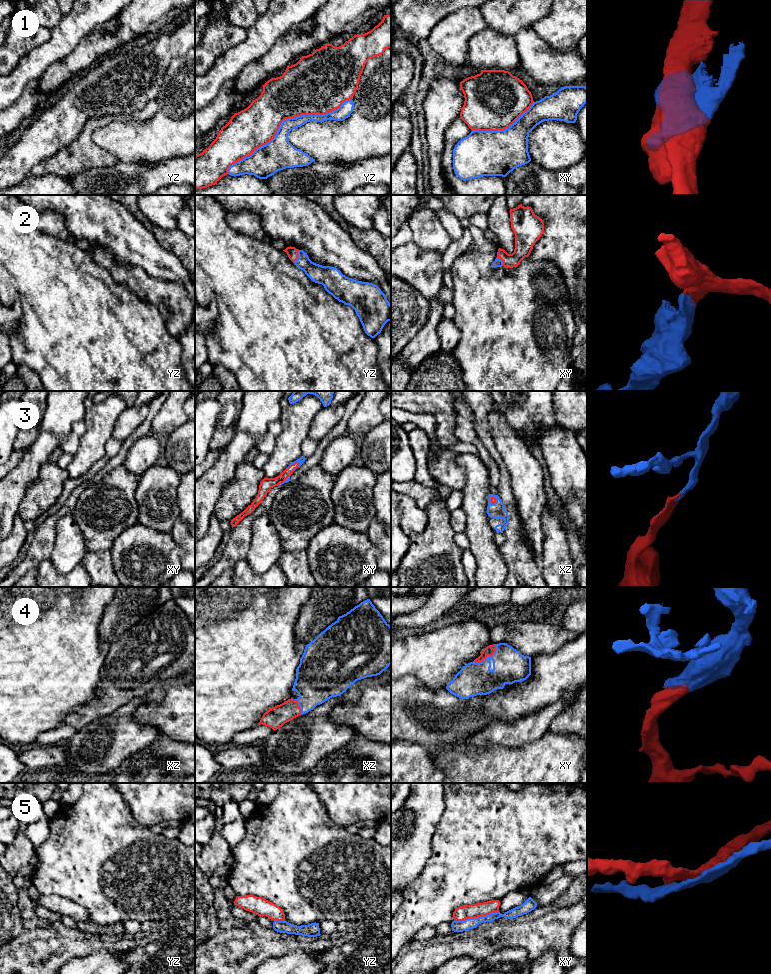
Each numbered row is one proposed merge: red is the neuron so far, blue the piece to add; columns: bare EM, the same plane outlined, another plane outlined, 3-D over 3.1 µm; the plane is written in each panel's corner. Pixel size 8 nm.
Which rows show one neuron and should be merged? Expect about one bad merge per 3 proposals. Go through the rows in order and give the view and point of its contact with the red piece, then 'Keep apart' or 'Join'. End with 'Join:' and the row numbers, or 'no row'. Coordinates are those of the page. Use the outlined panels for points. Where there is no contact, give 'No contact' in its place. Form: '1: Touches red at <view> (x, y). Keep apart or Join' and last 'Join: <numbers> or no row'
1: Touches red at yz (284, 119). Join
2: Touches red at yz (297, 256). Join
3: Touches red at xy (292, 464). Join
4: Touches red at xy (487, 655). Join
5: Touches red at xy (476, 917). Keep apart
Join: 1, 2, 3, 4

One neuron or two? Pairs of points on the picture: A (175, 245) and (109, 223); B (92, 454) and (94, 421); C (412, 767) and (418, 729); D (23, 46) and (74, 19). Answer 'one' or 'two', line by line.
A: two
B: one
C: two
D: two

